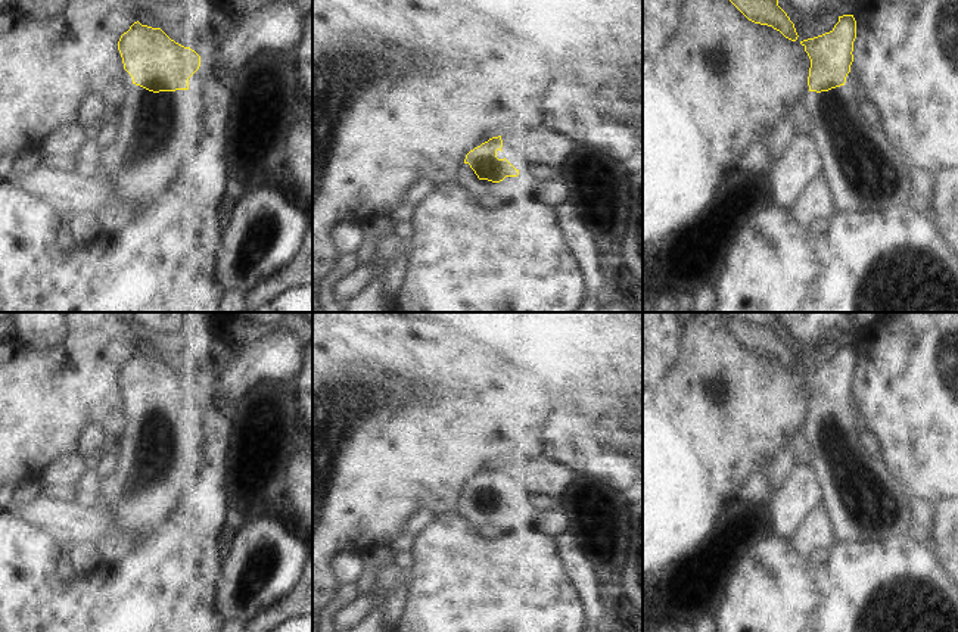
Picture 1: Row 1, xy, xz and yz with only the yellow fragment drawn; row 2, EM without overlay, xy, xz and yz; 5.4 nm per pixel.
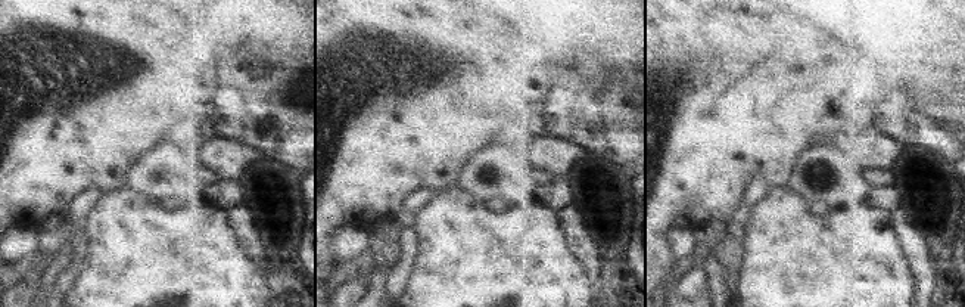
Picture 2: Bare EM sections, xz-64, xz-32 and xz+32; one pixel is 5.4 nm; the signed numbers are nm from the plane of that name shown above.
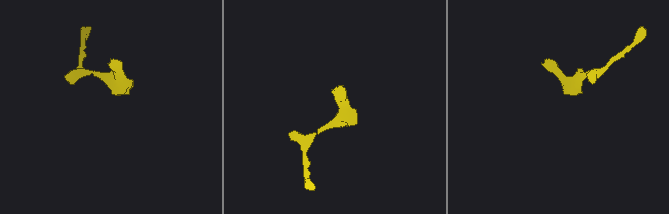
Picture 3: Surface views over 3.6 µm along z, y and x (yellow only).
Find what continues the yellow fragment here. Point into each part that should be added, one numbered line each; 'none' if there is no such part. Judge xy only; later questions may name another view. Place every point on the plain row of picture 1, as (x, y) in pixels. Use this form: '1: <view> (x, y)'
1: xy (156, 460).

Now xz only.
1: xz (467, 506).

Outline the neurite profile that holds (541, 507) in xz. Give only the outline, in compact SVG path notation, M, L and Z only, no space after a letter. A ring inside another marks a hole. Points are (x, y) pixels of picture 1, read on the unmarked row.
M548 495L520 496L517 505L520 514L544 523L551 514L560 516L562 507L562 499Z

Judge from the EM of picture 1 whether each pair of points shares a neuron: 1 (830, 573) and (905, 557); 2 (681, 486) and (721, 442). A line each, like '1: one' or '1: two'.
1: one
2: two

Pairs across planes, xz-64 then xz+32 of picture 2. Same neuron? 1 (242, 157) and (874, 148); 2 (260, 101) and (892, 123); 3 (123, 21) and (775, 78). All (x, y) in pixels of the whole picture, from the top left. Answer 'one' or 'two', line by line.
1: one
2: one
3: one

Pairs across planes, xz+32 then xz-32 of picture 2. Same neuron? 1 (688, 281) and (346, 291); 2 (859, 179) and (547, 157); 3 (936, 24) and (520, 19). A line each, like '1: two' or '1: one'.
1: one
2: two
3: one

